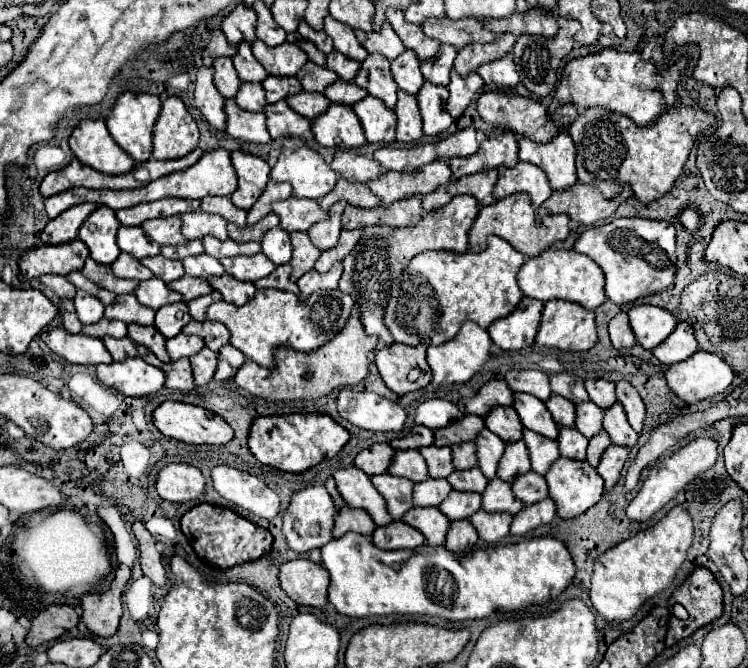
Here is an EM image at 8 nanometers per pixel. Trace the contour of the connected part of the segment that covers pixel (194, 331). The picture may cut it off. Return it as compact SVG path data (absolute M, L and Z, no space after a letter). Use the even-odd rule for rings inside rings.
M190 321L188 325L184 325L184 329L182 329L182 333L186 333L186 335L198 335L198 337L202 337L204 339L204 343L206 343L206 347L208 349L212 349L212 351L220 351L220 347L224 347L226 343L228 343L228 339L230 339L230 333L228 333L228 329L222 325L222 323L218 323L218 321Z

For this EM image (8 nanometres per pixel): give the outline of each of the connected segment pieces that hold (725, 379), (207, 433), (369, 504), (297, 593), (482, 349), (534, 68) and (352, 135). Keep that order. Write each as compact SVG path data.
M702 349L666 371L668 387L686 403L698 403L726 391L732 379L732 367L716 353Z
M178 401L158 405L152 423L162 435L192 445L224 445L234 437L232 427L220 415Z
M354 465L338 469L334 471L334 479L340 495L350 507L368 511L368 515L376 525L388 525L392 521L384 497L374 489L370 477L362 469Z
M294 559L280 567L280 587L298 603L316 609L326 607L326 589L330 585L328 571L310 559Z
M466 321L466 325L460 327L460 333L452 339L446 341L444 345L438 347L428 347L428 365L432 369L432 383L442 385L442 383L466 383L472 375L480 371L480 367L486 363L490 355L490 335L486 329L478 327L474 321Z
M558 17L558 33L556 37L532 37L532 35L520 35L514 43L514 57L516 57L516 69L520 73L520 81L528 87L528 91L532 91L538 97L546 97L556 81L558 81L558 67L562 65L564 57L572 51L574 45L574 33L580 29L580 23L572 17Z
M330 105L312 121L312 133L324 147L352 149L366 145L362 125L350 105Z

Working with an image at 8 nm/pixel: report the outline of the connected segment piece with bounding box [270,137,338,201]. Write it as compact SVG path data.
M286 137L280 157L270 171L270 179L276 183L290 183L296 197L318 201L336 185L338 173L304 141Z

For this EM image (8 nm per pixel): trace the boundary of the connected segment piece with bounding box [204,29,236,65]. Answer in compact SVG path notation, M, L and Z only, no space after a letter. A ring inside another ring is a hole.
M214 29L212 37L204 49L204 65L212 65L218 57L232 57L236 53L236 47L230 45L222 33L222 29Z

